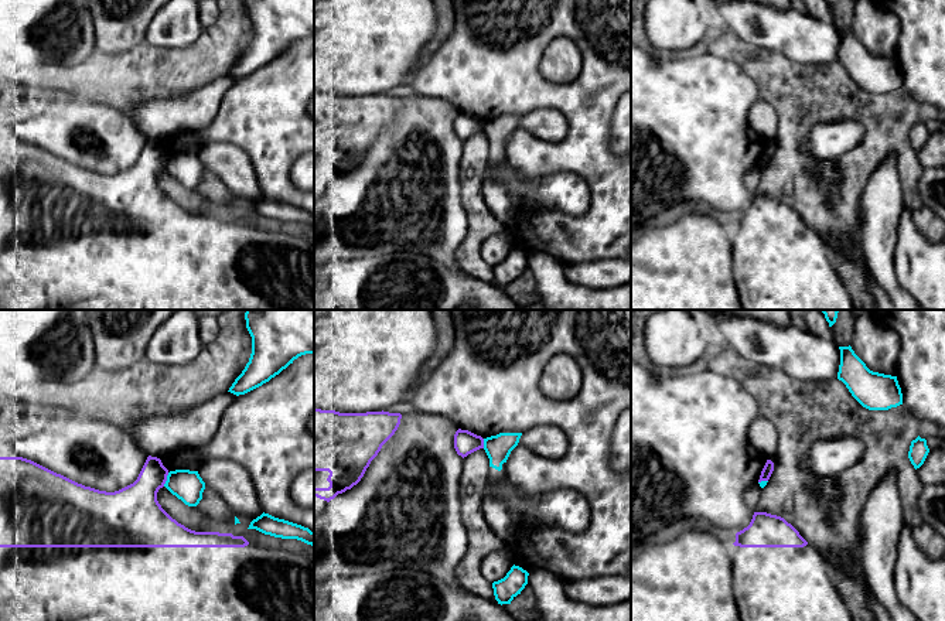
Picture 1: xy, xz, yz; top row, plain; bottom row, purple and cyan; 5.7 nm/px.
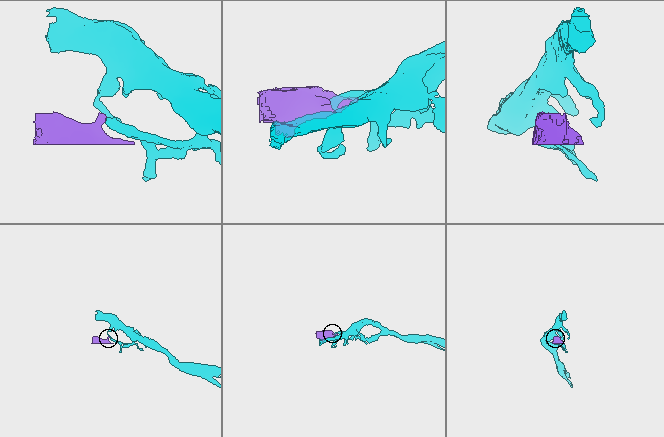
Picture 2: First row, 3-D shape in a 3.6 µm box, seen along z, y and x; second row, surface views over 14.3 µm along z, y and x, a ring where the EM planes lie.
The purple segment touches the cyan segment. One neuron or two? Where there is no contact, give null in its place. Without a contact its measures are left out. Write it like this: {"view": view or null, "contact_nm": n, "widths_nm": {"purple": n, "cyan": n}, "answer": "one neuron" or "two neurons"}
{"view": "xy", "contact_nm": 90, "widths_nm": {"purple": 280, "cyan": 180}, "answer": "two neurons"}

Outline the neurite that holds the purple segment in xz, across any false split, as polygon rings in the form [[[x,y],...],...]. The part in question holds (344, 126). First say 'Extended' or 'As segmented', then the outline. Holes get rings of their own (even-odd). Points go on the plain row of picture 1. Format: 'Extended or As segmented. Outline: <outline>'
Extended. Outline: [[[314,92],[314,207],[331,182],[361,164],[371,144],[398,113],[400,102],[400,96],[383,93],[340,96]]]

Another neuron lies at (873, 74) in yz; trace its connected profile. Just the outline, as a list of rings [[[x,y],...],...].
[[[839,30],[840,48],[837,62],[852,79],[869,93],[888,93],[903,88],[897,59],[870,54],[852,30]]]

